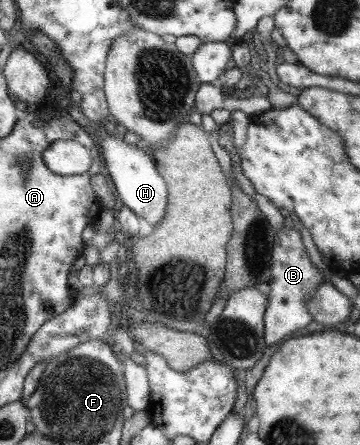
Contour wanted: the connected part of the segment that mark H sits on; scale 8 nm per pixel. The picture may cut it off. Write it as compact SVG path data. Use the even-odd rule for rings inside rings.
M100 133L99 143L106 160L107 173L118 190L118 197L138 217L143 217L153 227L165 219L169 207L169 189L161 173L156 171L152 157L141 145L129 145L126 141L108 133Z

